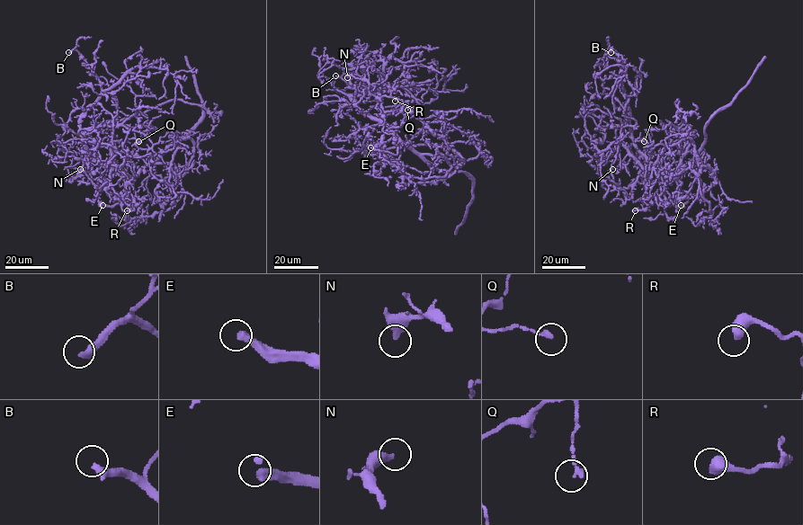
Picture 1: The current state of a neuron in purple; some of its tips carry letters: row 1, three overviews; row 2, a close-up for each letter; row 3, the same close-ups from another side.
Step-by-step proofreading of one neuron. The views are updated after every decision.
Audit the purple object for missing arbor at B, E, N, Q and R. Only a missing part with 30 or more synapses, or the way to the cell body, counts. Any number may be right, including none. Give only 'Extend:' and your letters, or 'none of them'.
Extend: B, E

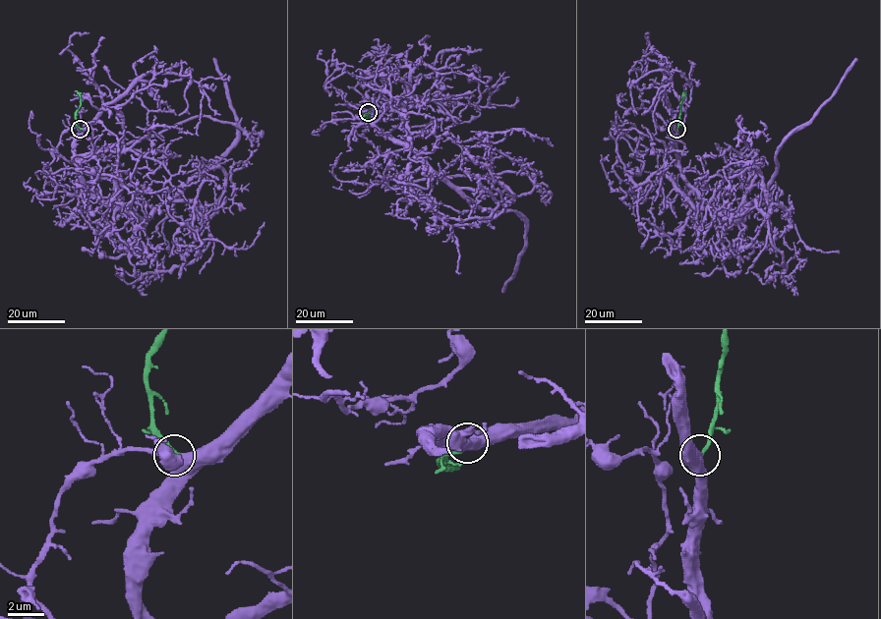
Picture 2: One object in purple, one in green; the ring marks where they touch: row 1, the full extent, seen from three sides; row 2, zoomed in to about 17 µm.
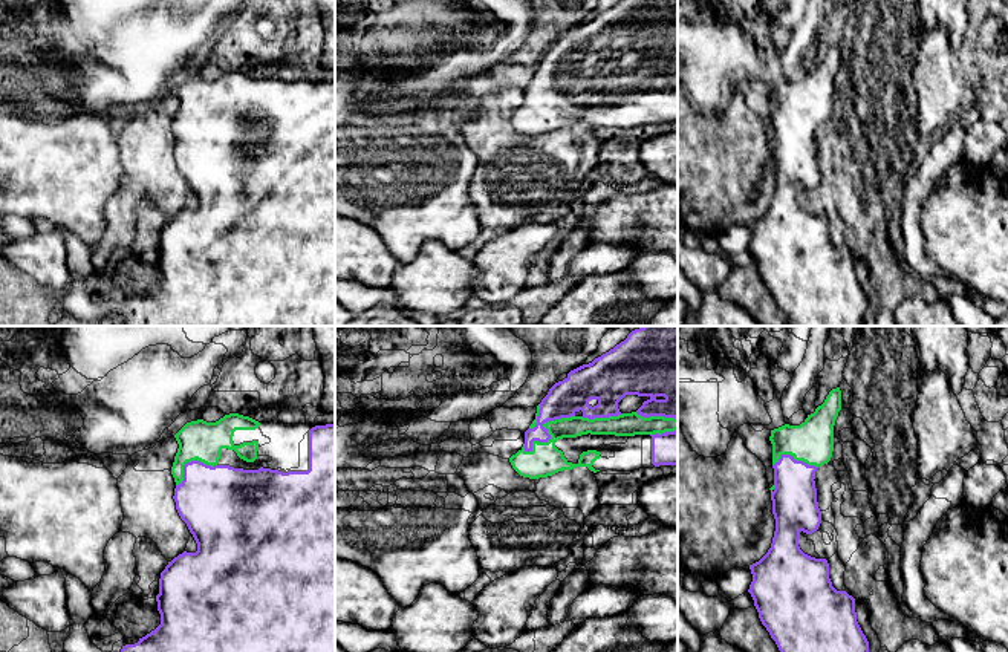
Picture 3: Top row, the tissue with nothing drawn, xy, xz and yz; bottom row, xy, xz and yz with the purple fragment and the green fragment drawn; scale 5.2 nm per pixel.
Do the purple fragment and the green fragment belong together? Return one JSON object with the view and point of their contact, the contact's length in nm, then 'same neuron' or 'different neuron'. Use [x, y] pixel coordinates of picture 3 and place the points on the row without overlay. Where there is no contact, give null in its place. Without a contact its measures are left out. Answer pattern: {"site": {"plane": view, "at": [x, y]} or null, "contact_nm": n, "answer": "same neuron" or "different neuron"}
{"site": {"plane": "xz", "at": [546, 89]}, "contact_nm": 320, "answer": "same neuron"}

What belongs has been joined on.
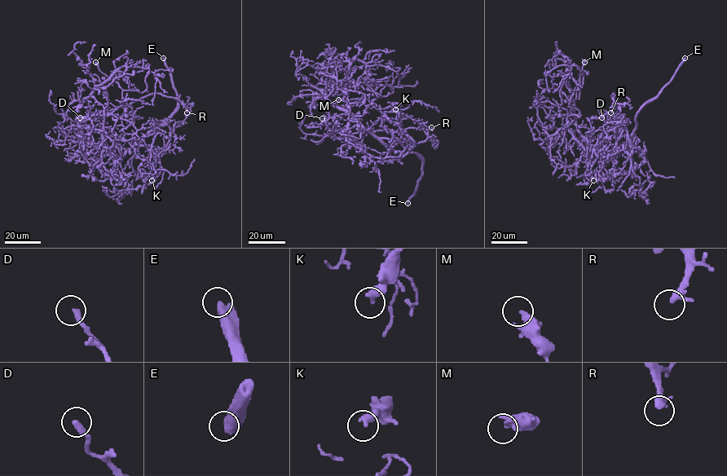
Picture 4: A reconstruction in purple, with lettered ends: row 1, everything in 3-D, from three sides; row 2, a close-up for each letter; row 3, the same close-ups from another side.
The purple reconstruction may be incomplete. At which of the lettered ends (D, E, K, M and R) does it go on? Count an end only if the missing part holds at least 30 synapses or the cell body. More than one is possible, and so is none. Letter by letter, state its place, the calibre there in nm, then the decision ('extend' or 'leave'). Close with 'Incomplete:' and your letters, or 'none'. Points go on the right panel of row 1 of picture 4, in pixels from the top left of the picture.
D: place (601, 117); calibre 280 nm; leave
E: place (685, 58); calibre 600 nm; extend
K: place (593, 180); calibre 360 nm; leave
M: place (584, 62); calibre 240 nm; leave
R: place (610, 112); calibre 360 nm; extend
Incomplete: E, R

